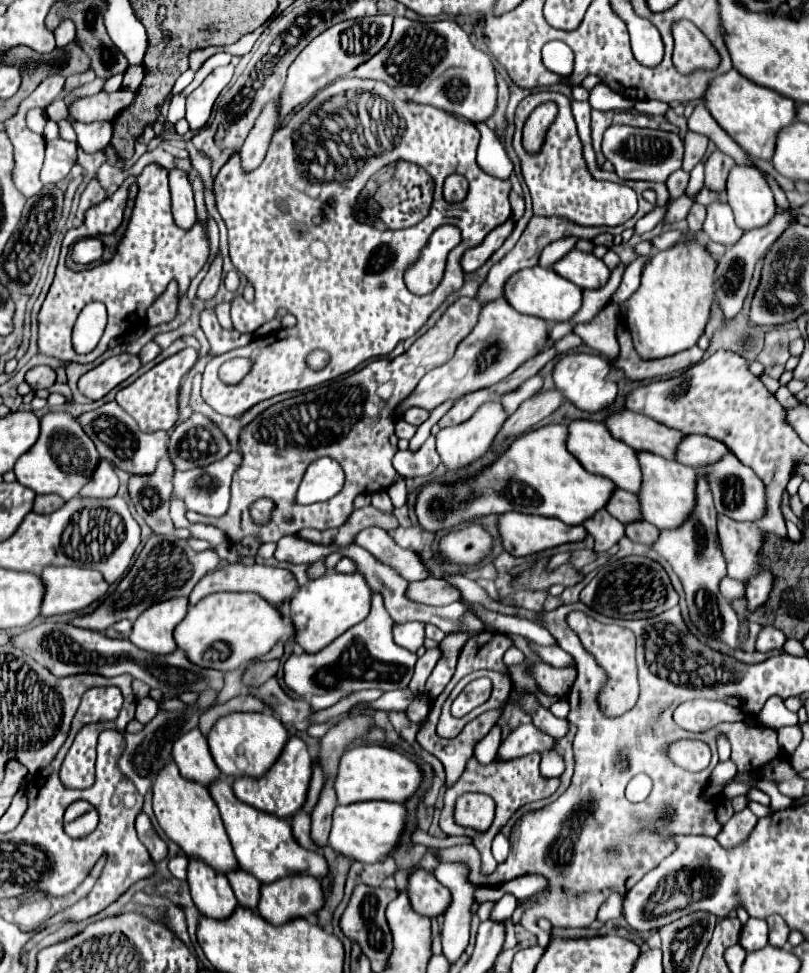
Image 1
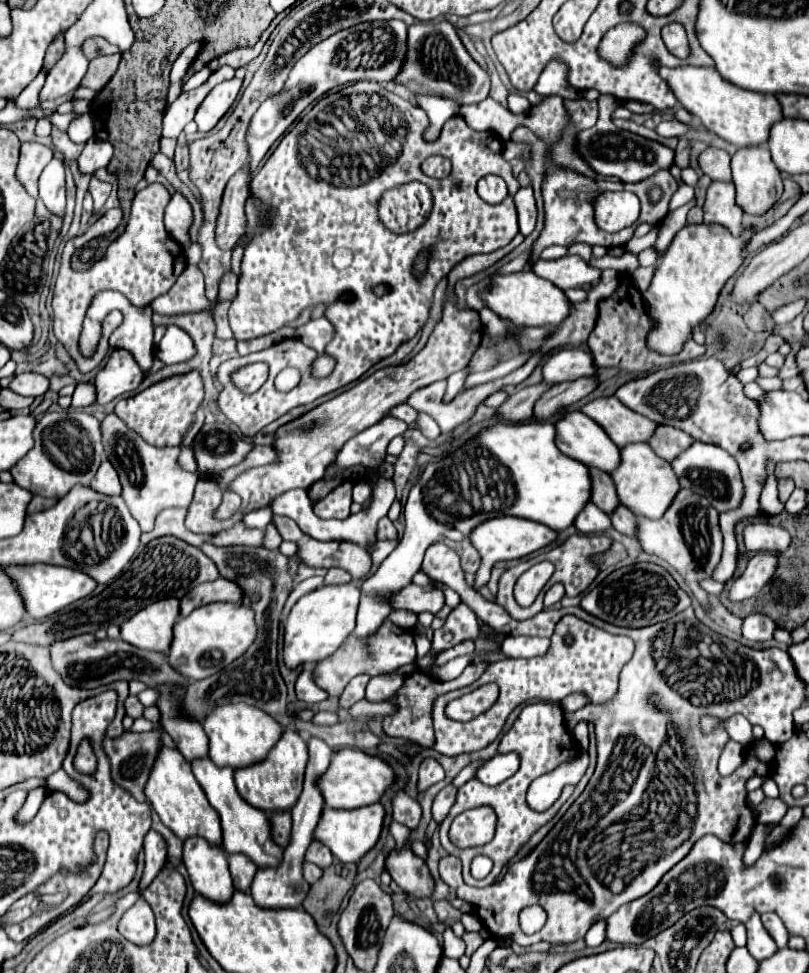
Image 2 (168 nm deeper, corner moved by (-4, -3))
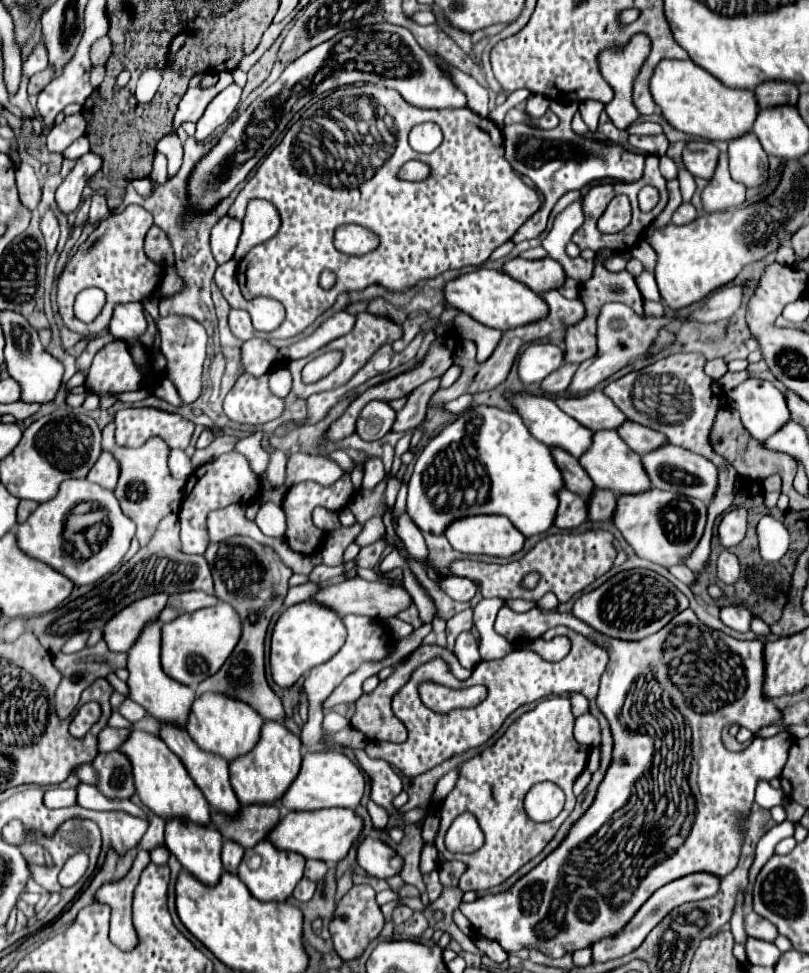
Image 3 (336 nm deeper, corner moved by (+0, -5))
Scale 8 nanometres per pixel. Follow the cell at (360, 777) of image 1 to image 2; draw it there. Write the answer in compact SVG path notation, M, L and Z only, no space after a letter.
M341 748L335 752L327 772L319 778L319 790L323 792L327 808L355 810L379 802L383 794L393 786L393 782L395 782L393 768L381 756L371 756L357 748Z

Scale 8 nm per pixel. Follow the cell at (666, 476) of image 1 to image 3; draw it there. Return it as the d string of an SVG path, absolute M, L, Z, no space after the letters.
M599 430L593 432L593 442L589 446L589 450L585 454L581 454L579 462L585 468L585 472L589 474L589 478L593 480L593 484L597 488L603 490L611 490L615 494L639 494L649 490L649 478L647 472L643 470L641 462L639 462L639 454L635 454L633 450L629 450L629 446L625 446L625 442L619 438L619 434L615 430Z

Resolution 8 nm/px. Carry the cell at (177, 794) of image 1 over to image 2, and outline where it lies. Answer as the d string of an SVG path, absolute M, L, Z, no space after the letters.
M163 746L155 766L151 770L151 776L145 786L145 796L151 802L153 810L159 814L161 822L181 840L201 836L209 840L211 846L221 846L223 844L223 830L219 822L219 814L213 810L213 806L207 802L203 788L195 780L191 772L191 764L185 762L179 750Z

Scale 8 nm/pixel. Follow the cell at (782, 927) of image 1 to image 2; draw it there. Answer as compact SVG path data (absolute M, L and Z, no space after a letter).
M765 914L765 916L761 916L761 920L763 920L763 926L767 928L767 932L771 934L771 938L775 940L775 944L779 948L785 948L787 940L789 940L789 932L785 930L783 920L777 914Z

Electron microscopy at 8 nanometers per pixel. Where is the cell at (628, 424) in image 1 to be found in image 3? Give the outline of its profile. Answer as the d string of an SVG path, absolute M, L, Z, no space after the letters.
M591 390L585 396L555 396L555 404L593 432L615 430L627 420L601 390Z

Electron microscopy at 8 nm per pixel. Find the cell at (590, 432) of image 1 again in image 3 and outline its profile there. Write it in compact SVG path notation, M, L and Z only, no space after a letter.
M505 390L503 398L513 406L513 410L523 418L525 426L529 426L529 432L543 444L547 446L559 446L563 450L567 450L569 454L573 454L575 458L579 458L591 444L591 436L593 432L587 430L585 426L581 426L577 420L573 420L571 416L567 416L549 396L537 396L537 394L529 394L529 392L513 392L513 390Z

